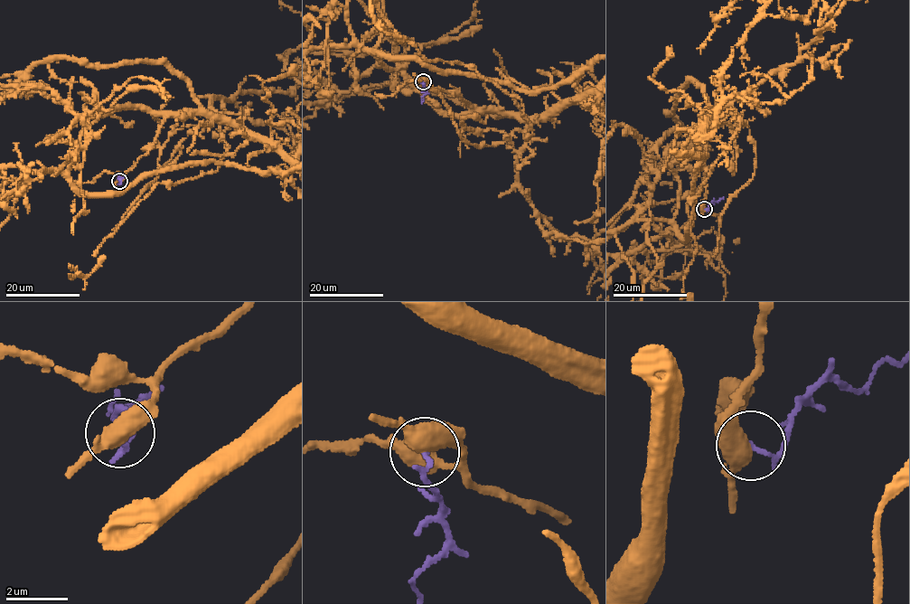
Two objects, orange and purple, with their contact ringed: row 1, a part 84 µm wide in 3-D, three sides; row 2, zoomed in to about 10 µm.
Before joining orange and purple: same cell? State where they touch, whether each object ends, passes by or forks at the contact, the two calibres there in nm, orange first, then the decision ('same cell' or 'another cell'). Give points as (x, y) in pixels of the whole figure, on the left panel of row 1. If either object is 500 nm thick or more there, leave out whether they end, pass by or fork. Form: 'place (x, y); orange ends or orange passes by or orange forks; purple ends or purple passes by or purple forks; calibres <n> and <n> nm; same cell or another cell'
place (119, 181); orange passes by; purple passes by; calibres 480 and 90 nm; another cell

